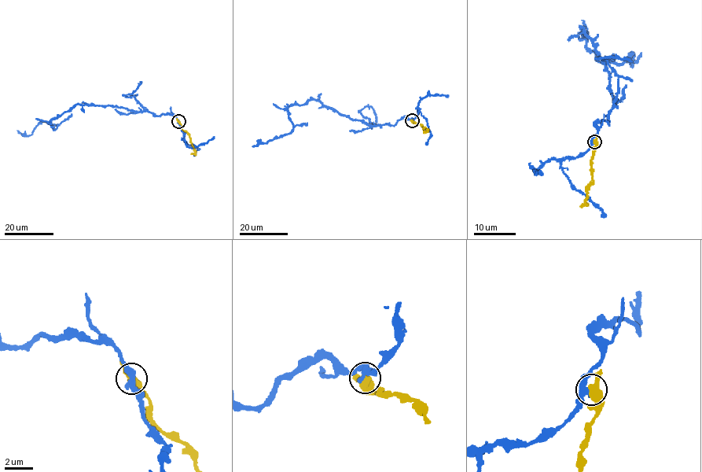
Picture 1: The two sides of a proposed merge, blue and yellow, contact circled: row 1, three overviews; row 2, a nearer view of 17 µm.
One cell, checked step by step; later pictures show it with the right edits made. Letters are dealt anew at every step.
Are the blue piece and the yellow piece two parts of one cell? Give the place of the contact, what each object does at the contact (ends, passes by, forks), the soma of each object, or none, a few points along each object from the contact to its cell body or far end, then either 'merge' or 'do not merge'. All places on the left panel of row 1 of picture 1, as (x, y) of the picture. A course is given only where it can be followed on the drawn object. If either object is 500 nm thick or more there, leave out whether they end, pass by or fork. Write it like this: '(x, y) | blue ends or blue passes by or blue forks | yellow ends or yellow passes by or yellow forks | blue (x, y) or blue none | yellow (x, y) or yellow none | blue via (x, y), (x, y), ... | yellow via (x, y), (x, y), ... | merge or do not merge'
(178, 121) | blue passes by | yellow passes by | blue none | yellow none | blue via (178, 121), (165, 113), (75, 104), (53, 119), (56, 129), (57, 124), (41, 122), (30, 134), (16, 130) | yellow via (178, 121), (188, 132), (195, 151), (191, 154) | do not merge

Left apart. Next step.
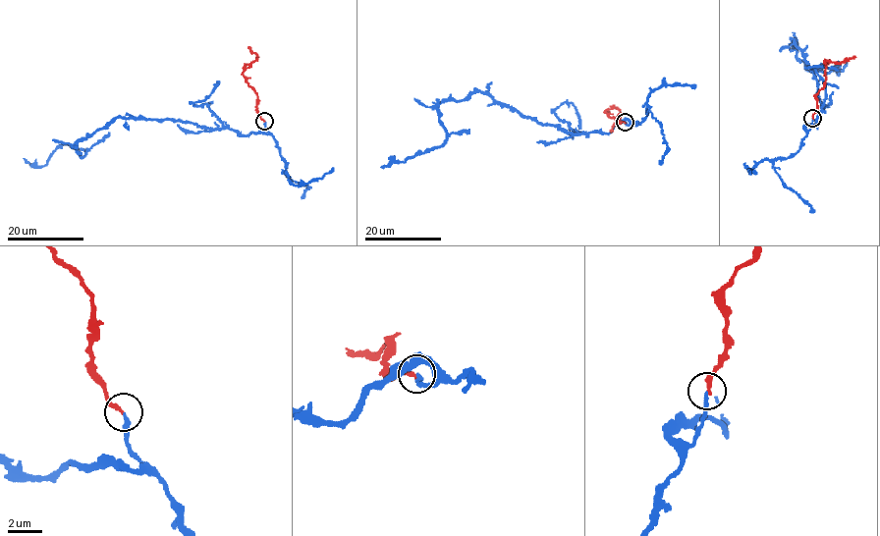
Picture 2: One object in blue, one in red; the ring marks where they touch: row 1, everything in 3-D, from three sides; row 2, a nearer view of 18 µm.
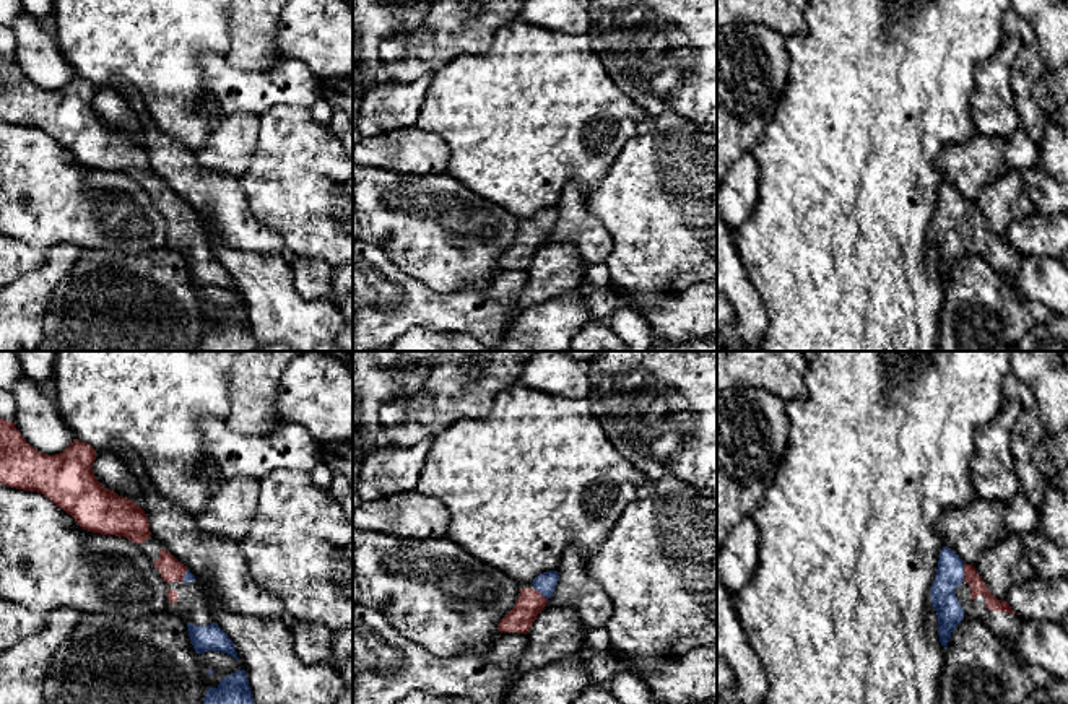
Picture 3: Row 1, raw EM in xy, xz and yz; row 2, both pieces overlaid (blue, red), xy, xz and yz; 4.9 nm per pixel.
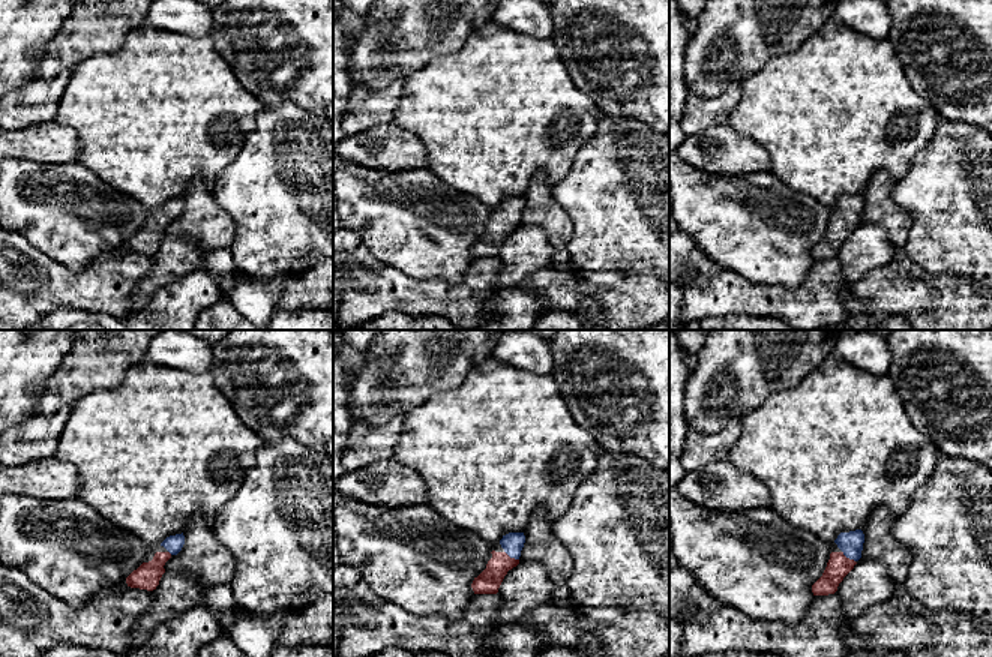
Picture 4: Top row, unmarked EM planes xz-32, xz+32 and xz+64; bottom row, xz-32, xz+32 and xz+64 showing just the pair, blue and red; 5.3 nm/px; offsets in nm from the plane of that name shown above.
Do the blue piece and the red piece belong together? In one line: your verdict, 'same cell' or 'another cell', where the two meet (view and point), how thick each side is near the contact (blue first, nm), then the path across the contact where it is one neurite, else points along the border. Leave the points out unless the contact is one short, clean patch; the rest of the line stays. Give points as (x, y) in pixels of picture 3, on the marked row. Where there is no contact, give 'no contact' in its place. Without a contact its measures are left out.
same cell; contact yz (963, 573); calibres 140 and 80 nm; way yz (950, 574), (963, 573), (977, 586)

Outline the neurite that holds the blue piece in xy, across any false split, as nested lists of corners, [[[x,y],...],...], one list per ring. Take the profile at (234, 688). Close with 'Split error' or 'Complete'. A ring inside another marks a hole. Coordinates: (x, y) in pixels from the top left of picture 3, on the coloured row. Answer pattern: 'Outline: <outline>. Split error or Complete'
Outline: [[[237,670],[219,681],[216,688],[210,688],[203,704],[255,704],[245,670]]]. Complete

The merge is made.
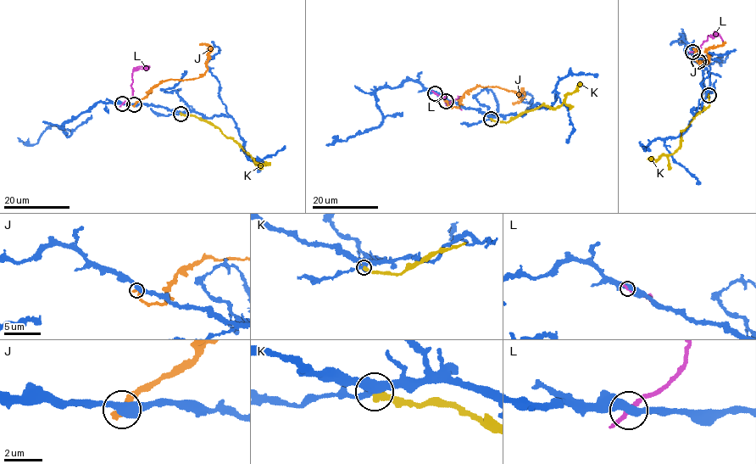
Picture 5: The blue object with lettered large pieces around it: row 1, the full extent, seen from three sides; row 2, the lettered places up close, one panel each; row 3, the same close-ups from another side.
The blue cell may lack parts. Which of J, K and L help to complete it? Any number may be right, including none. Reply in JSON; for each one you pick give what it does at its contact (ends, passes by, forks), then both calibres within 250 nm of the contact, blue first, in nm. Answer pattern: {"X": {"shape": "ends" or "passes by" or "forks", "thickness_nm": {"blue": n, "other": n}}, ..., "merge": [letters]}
{"merge": []}

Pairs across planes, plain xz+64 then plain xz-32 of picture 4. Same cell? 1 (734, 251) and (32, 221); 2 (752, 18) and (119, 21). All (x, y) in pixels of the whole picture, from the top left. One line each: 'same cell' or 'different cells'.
1: same cell
2: same cell

